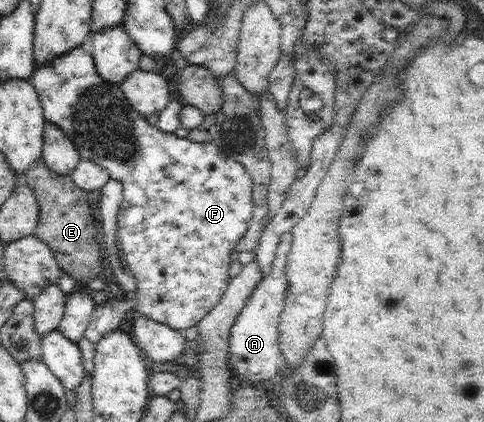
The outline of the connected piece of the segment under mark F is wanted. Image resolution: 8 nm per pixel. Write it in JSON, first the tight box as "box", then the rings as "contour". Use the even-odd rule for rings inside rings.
{"box":[30,45,253,331],"contour":[[[81,45],[70,49],[67,53],[63,53],[57,59],[45,65],[35,65],[30,78],[37,90],[46,121],[54,123],[59,129],[62,129],[67,137],[70,137],[81,158],[89,159],[105,168],[110,173],[110,177],[119,181],[122,185],[122,204],[118,211],[118,239],[123,247],[127,265],[136,281],[135,297],[137,298],[137,305],[135,305],[135,310],[146,315],[149,319],[168,325],[173,329],[184,331],[187,327],[198,325],[203,316],[219,303],[231,279],[227,273],[231,262],[229,256],[236,248],[236,243],[245,235],[253,215],[251,174],[235,158],[223,153],[214,144],[193,142],[188,138],[180,139],[174,133],[165,133],[156,125],[151,126],[147,122],[147,117],[131,107],[119,84],[105,81],[97,73],[93,56],[85,52]]]}

